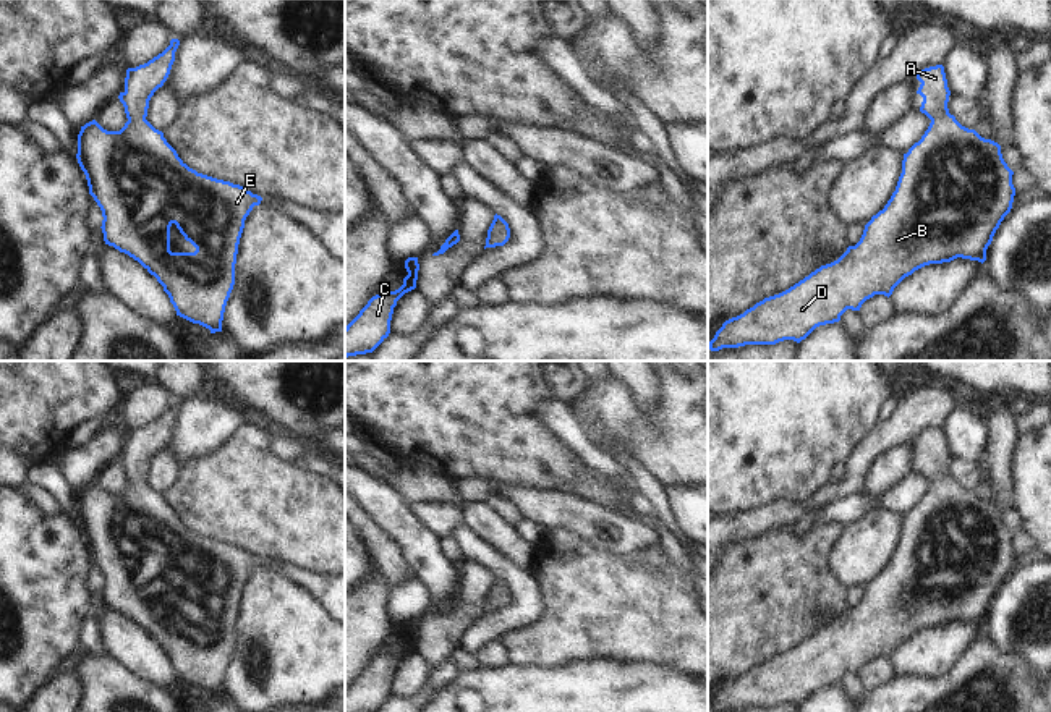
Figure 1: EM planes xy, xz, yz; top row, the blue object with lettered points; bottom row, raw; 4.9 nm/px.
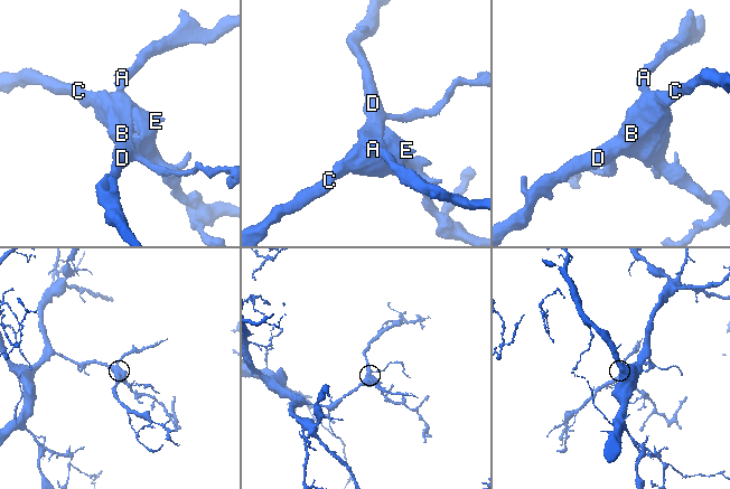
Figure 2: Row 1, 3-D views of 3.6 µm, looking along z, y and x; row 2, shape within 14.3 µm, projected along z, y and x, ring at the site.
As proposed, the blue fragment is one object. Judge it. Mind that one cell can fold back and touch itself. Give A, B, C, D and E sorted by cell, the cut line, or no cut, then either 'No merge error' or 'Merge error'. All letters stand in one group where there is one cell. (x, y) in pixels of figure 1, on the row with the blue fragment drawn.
Groups: A B C D E. No split. No merge error.

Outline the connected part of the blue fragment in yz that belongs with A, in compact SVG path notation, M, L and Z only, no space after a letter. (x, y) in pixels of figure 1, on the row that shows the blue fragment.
M942 65L917 74L923 97L920 112L931 123L902 160L902 173L891 199L865 225L855 246L834 262L821 265L789 290L764 298L743 314L722 324L709 341L711 351L745 345L776 345L784 340L800 343L816 327L834 324L847 311L860 311L874 295L891 296L894 288L915 270L951 262L957 257L985 262L996 230L1011 212L1015 188L1014 172L1002 159L1001 146L962 126L949 113L951 91Z

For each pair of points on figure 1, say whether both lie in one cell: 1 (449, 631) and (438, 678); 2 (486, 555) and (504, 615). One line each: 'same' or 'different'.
1: different
2: same

